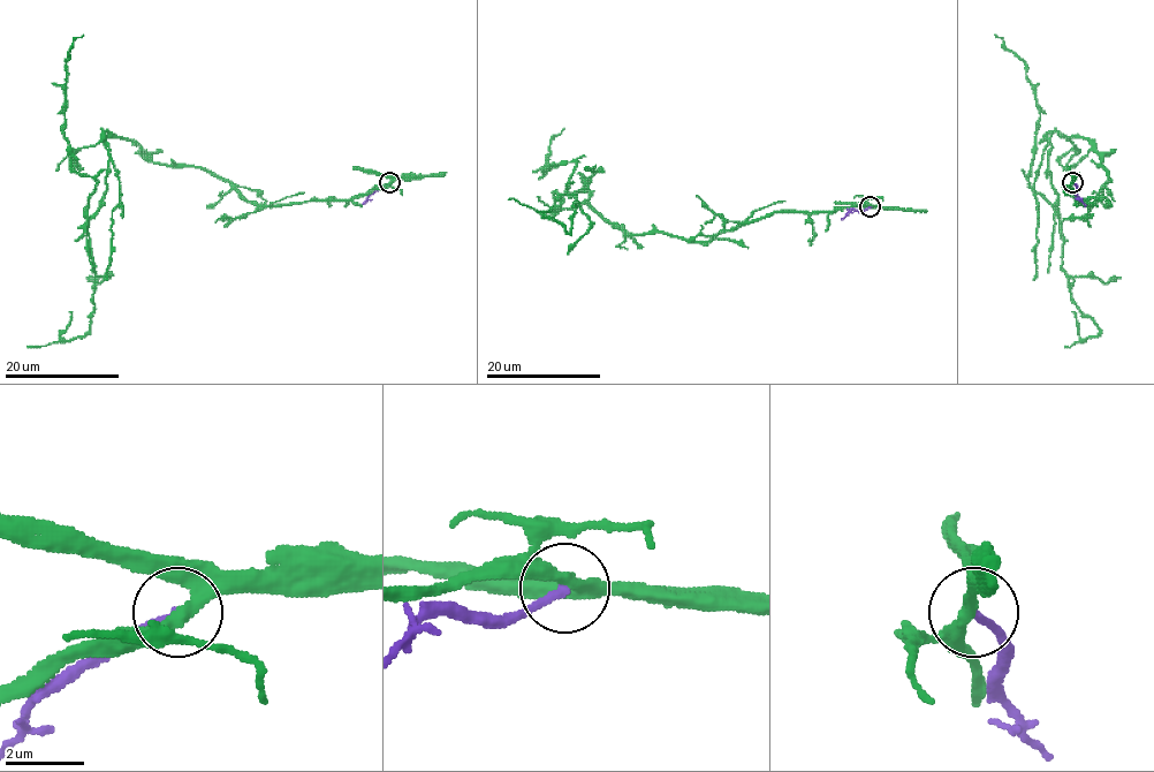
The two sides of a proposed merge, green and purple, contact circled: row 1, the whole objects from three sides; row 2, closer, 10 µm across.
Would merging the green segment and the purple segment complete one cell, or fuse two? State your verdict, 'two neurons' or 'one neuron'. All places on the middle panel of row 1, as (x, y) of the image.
two neurons

